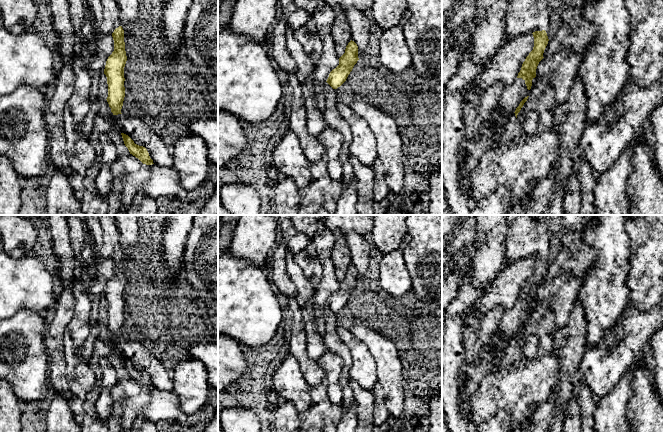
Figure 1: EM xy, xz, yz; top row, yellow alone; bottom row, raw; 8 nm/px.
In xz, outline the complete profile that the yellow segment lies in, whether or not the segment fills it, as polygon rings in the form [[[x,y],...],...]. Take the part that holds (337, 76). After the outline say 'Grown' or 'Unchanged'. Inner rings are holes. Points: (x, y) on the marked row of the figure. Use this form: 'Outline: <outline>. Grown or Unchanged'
Outline: [[[351,40],[346,46],[345,53],[339,58],[339,65],[330,72],[326,82],[333,89],[340,87],[358,60],[358,46]]]. Unchanged

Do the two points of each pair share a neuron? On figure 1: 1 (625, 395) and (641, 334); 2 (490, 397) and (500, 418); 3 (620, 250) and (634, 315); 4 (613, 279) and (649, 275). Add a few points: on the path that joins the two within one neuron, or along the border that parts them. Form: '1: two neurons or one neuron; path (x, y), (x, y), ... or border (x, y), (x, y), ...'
1: two neurons; border (633, 363), (618, 382)
2: two neurons; border (510, 414), (505, 410), (499, 410), (492, 417)
3: two neurons; border (626, 309), (626, 315), (620, 326)
4: two neurons; border (630, 255), (626, 281), (628, 300), (626, 302)

